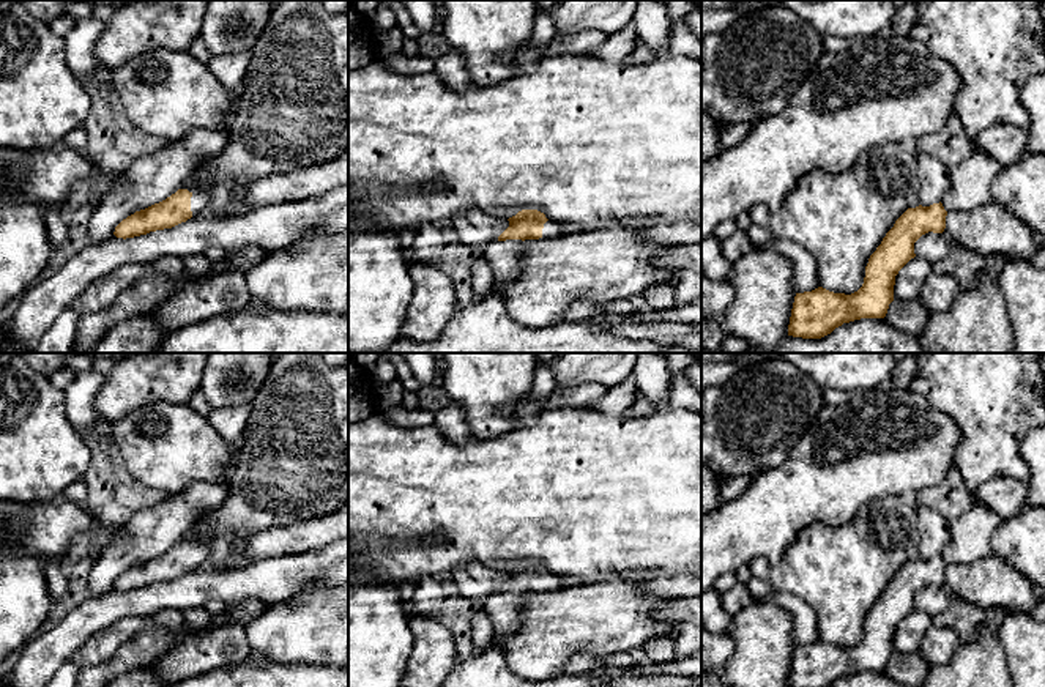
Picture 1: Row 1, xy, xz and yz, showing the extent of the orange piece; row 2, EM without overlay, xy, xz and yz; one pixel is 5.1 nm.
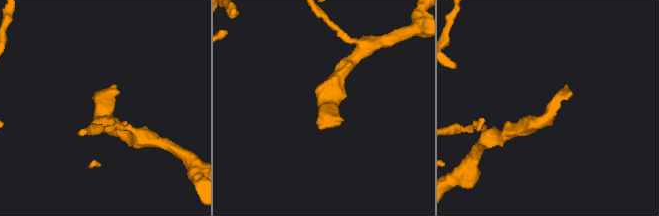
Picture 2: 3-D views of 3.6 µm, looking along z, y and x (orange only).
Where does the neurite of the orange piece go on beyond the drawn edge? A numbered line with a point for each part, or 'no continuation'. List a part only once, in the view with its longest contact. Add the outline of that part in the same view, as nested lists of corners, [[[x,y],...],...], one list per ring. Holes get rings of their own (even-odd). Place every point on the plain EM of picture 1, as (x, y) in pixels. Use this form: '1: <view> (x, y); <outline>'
1: xz (503, 610); [[[530,592],[493,594],[482,600],[482,611],[490,619],[496,635],[511,635],[517,632],[523,621],[522,600]]]

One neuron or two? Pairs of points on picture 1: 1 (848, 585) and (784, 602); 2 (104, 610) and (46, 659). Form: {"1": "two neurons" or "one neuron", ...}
{"1": "two neurons", "2": "one neuron"}

